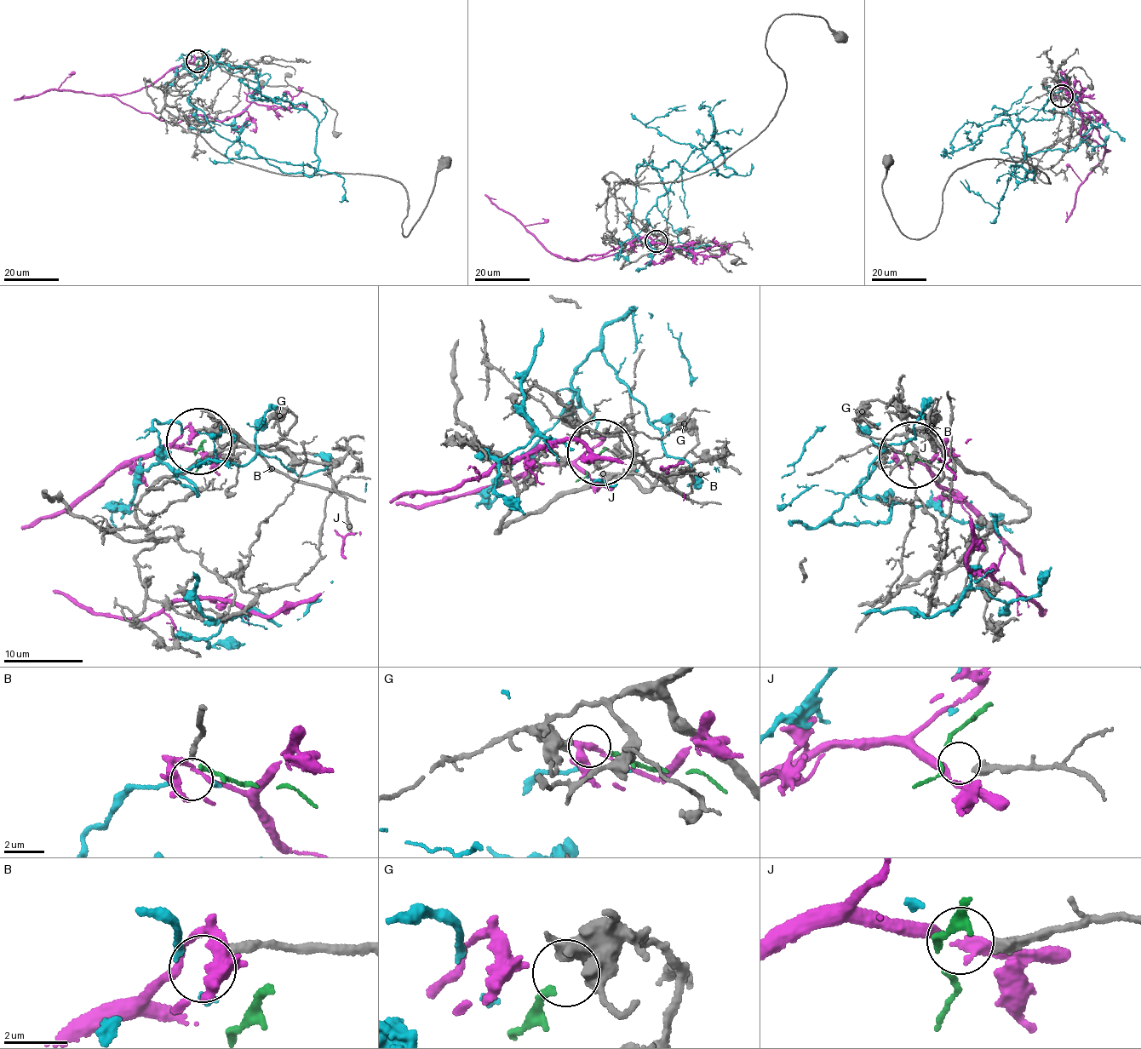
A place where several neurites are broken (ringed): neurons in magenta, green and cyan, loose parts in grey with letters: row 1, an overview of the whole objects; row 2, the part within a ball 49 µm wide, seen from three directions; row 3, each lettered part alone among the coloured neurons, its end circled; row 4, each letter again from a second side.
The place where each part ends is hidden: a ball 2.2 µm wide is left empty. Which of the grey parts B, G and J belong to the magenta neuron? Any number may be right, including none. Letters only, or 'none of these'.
none of these

